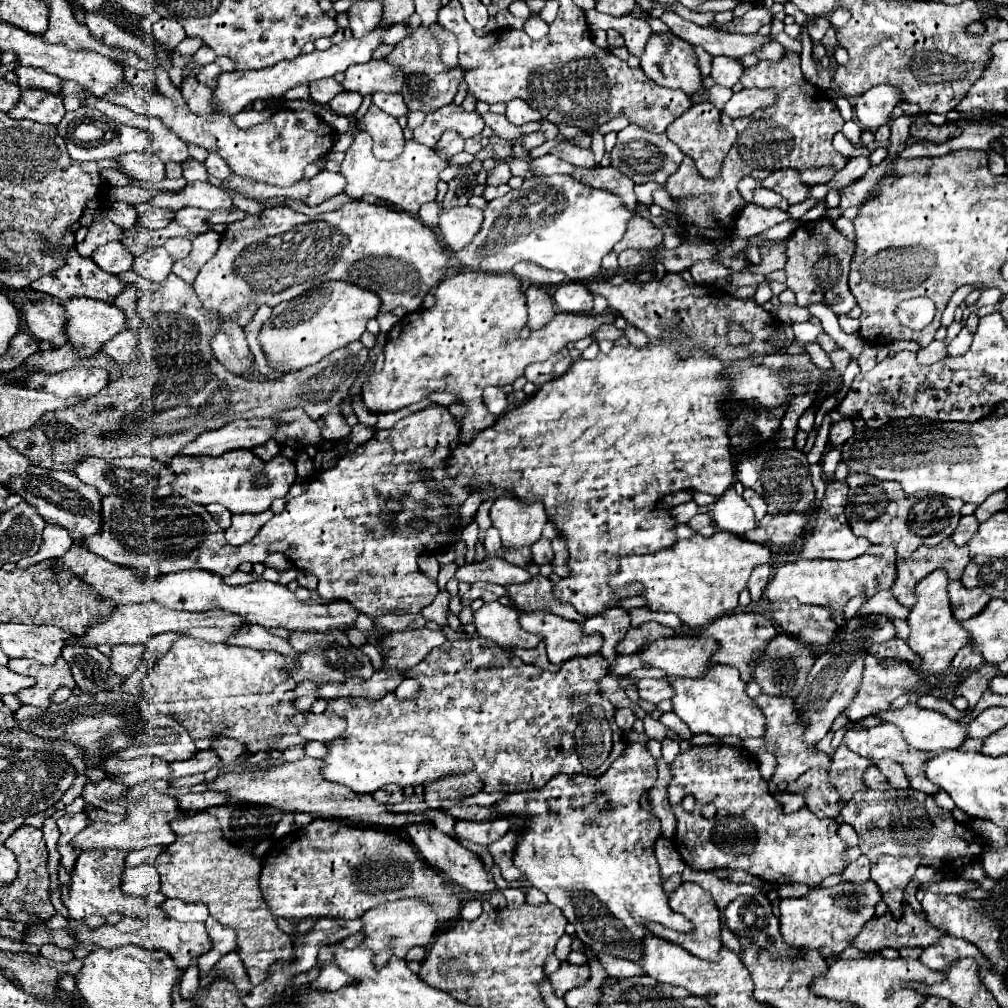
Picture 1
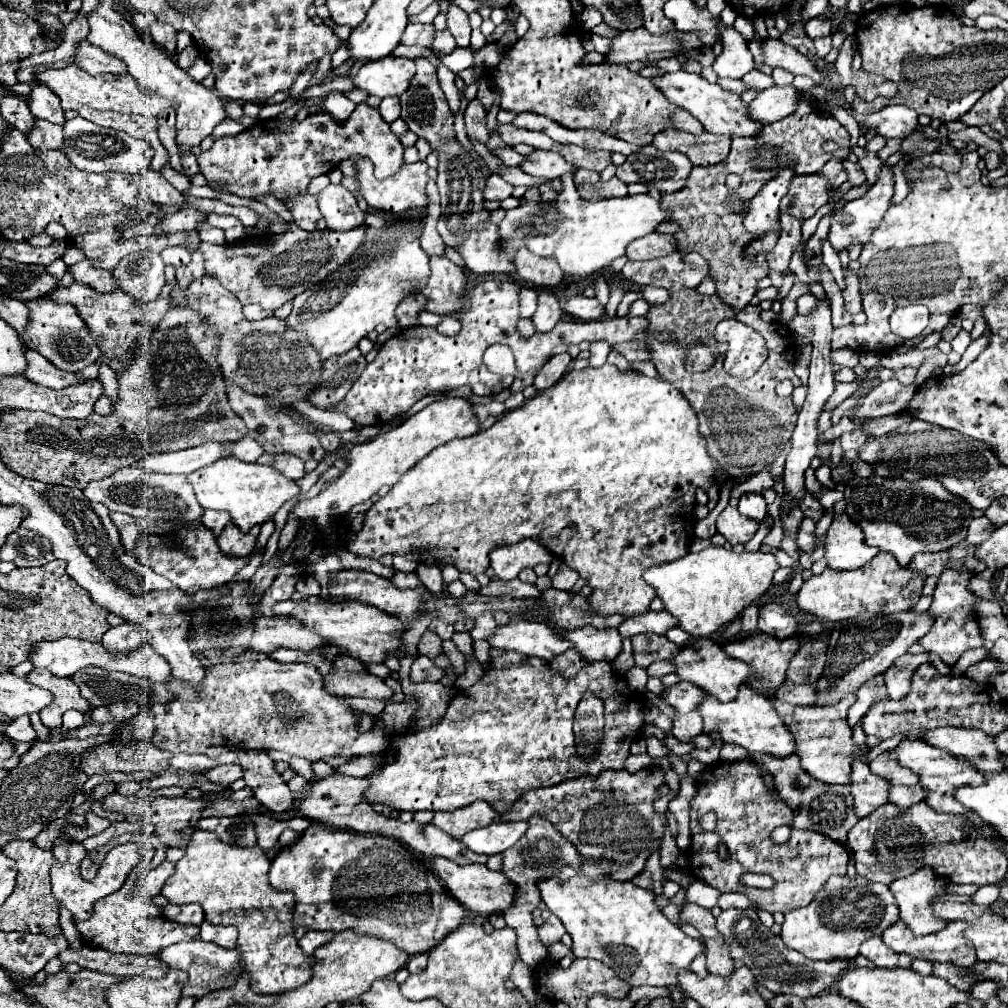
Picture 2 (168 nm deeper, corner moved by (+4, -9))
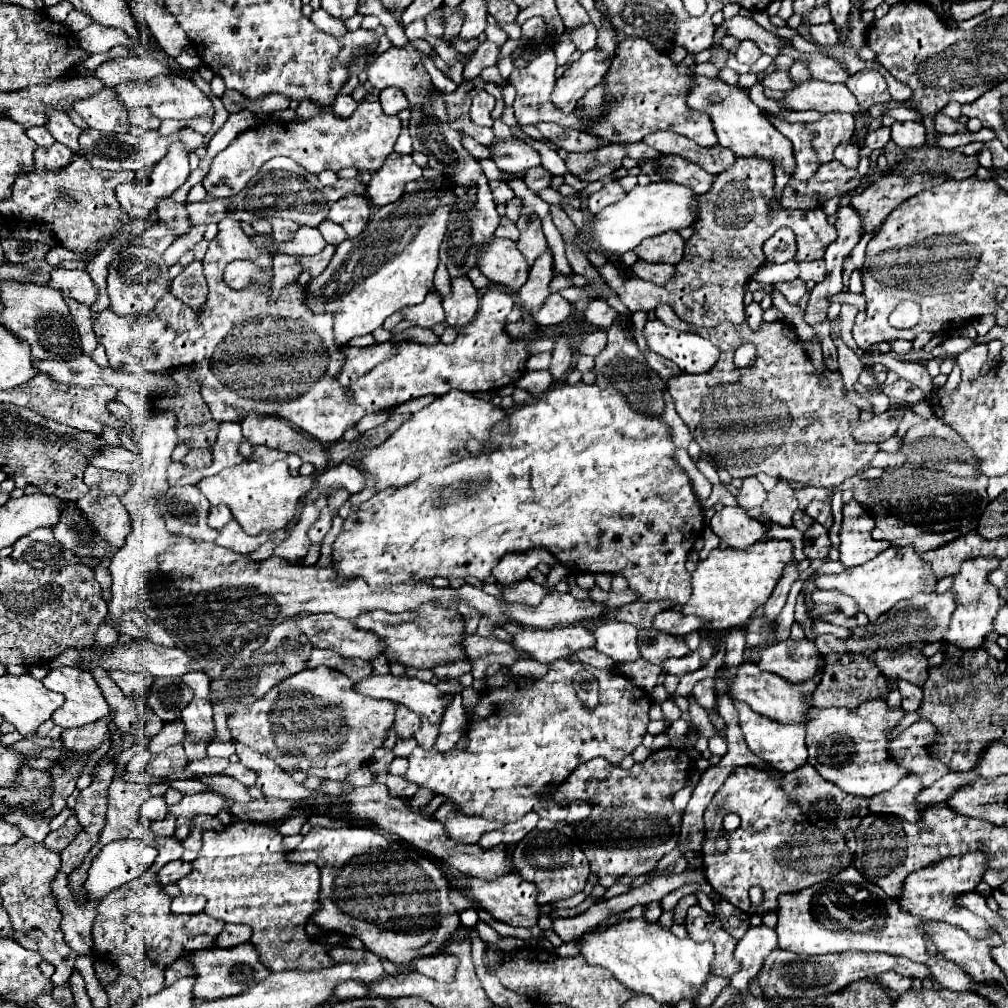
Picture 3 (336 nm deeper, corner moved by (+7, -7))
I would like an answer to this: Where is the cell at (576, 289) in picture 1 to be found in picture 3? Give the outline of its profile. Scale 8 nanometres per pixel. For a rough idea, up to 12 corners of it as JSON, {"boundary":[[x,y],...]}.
{"boundary":[[591,299],[585,321],[607,329],[617,313],[603,299]]}

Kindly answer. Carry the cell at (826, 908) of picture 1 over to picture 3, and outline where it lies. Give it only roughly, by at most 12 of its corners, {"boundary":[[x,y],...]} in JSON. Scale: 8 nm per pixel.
{"boundary":[[855,867],[777,907],[779,947],[797,955],[885,951],[941,987],[977,983],[927,955],[921,919]]}

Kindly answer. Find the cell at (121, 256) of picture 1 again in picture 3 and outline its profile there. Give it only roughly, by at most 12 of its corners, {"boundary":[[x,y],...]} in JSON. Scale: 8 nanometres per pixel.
{"boundary":[[53,269],[49,287],[93,305],[99,289],[87,269]]}

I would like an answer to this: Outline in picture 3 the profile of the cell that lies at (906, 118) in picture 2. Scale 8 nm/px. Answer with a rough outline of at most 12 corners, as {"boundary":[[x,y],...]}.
{"boundary":[[895,121],[891,139],[903,149],[925,143],[925,127]]}

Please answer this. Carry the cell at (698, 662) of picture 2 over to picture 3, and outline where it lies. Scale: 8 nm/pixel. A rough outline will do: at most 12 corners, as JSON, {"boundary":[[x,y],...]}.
{"boundary":[[741,663],[725,695],[781,723],[803,723],[815,681],[789,683]]}

